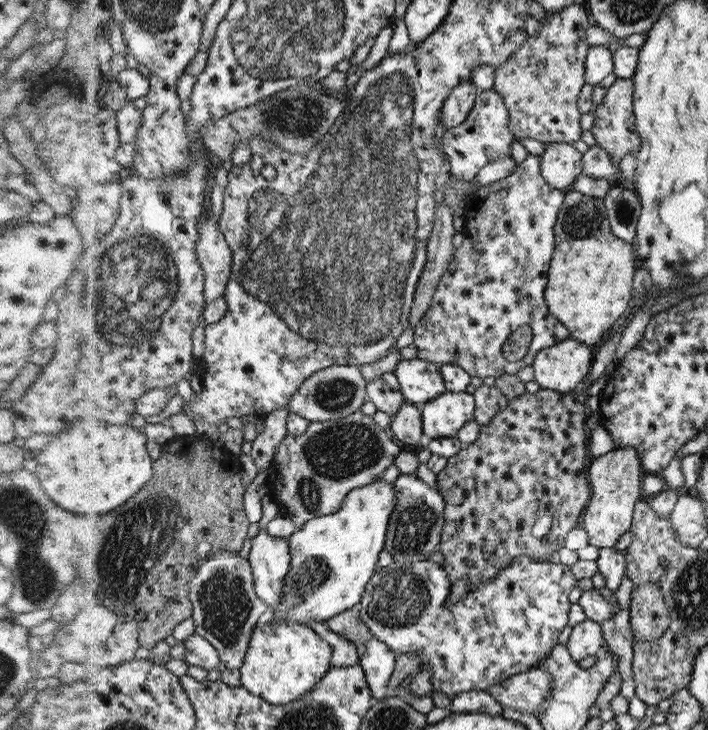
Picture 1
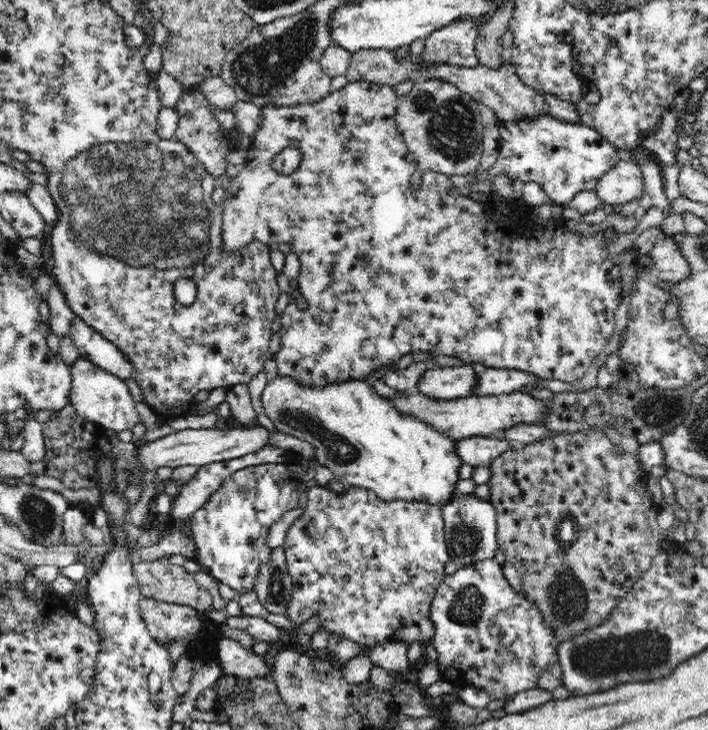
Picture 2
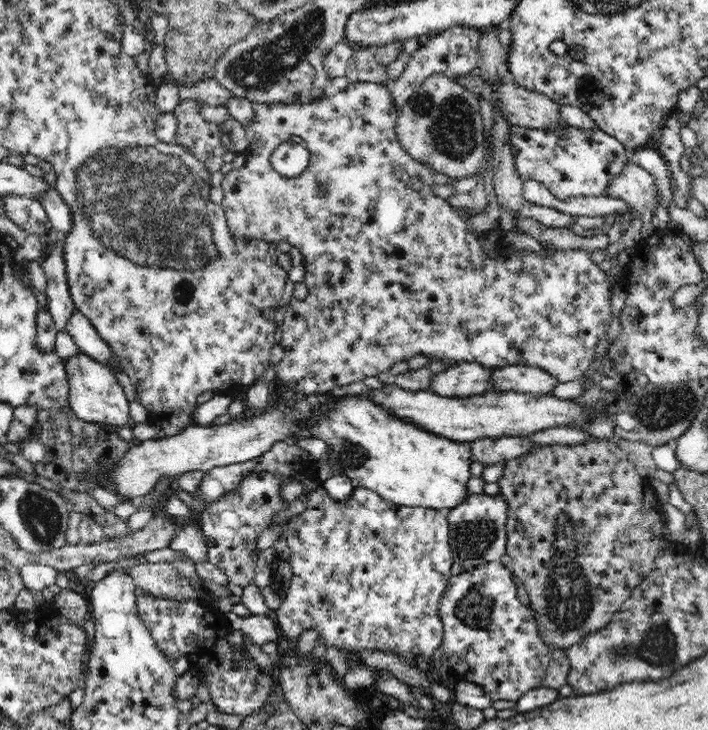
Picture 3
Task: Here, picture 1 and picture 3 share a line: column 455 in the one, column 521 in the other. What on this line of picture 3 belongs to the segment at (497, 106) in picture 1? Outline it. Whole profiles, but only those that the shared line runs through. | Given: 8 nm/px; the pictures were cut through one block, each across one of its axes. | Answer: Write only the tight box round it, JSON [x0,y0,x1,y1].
[510,125,629,200]

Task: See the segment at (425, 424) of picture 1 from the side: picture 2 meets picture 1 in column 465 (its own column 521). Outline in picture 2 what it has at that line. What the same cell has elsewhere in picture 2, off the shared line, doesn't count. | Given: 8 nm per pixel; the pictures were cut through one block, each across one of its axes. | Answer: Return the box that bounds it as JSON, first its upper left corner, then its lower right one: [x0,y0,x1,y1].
[392,391,550,442]

